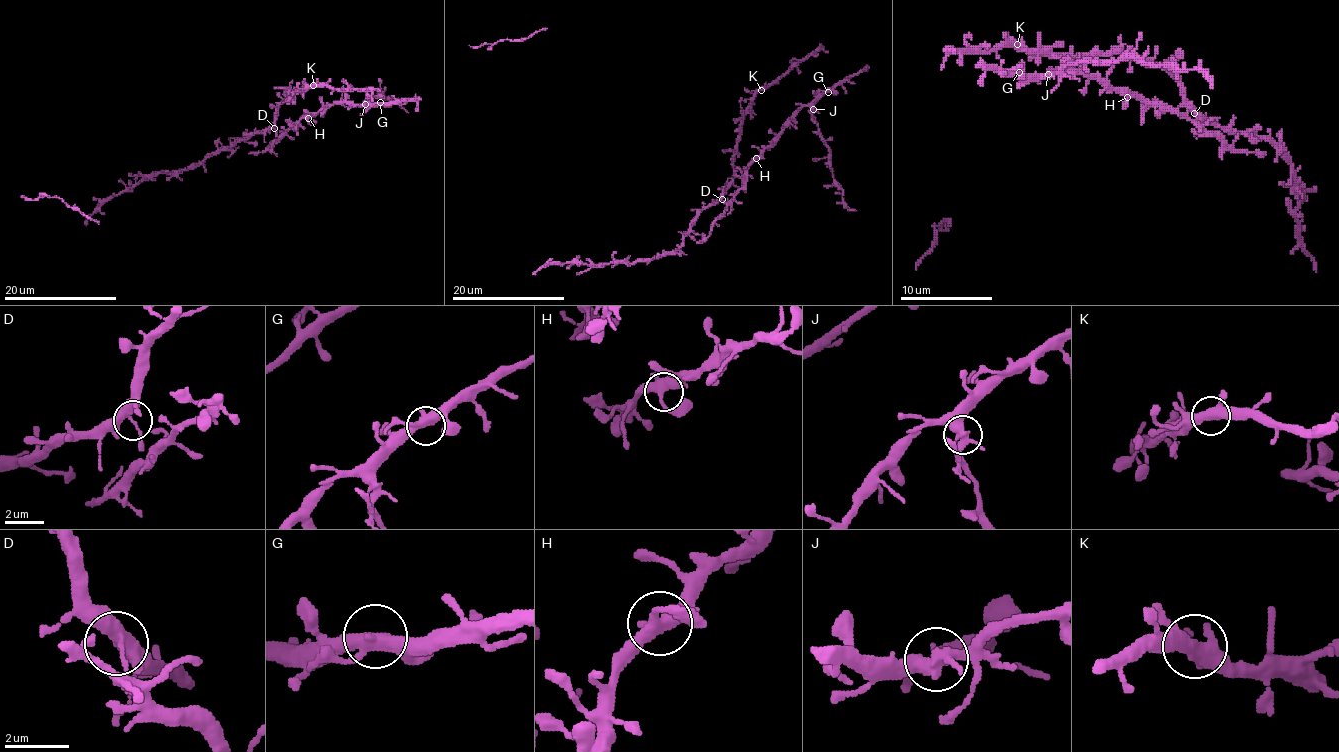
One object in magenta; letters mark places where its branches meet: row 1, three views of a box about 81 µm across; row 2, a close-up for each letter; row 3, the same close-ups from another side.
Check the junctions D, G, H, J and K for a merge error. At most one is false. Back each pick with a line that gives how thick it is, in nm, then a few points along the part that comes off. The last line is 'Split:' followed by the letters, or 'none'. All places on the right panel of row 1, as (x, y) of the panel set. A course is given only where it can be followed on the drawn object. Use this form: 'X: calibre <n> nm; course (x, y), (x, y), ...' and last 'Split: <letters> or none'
Split: none

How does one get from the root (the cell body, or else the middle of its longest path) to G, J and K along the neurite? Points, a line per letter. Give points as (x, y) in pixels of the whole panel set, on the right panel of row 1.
G: (1295, 180), (1293, 166), (1265, 136), (1229, 134), (1196, 113), (1196, 127), (1081, 74), (1019, 72)
J: (1295, 180), (1293, 166), (1265, 136), (1229, 134), (1196, 113), (1196, 127), (1095, 79), (1047, 74)
K: (1295, 180), (1293, 166), (1265, 136), (1229, 134), (1212, 124), (1157, 65), (1118, 53), (1026, 53), (1017, 44)

